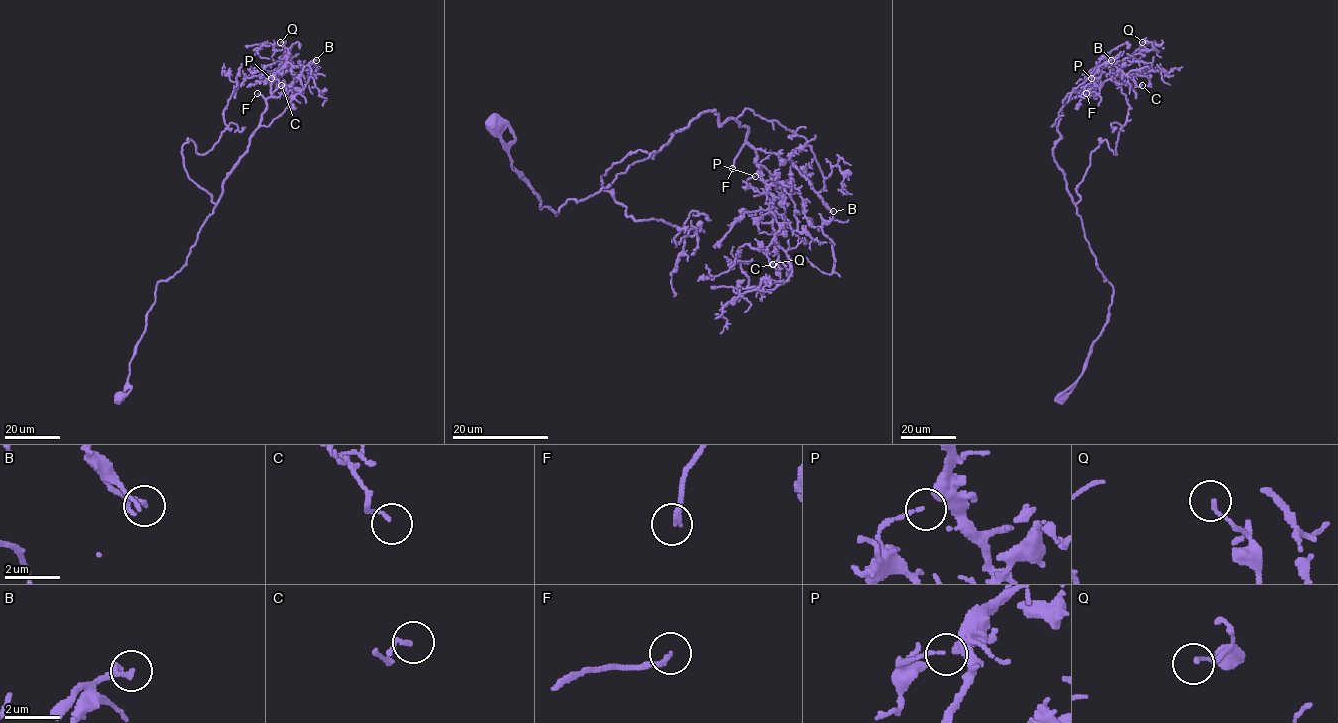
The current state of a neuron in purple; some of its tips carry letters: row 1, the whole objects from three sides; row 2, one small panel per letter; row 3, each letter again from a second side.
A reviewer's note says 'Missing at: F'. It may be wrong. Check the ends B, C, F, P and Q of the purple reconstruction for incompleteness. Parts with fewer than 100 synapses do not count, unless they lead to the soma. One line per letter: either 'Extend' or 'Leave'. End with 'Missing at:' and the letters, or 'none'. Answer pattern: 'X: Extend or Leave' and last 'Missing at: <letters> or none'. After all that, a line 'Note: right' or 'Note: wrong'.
B: Leave
C: Leave
F: Extend
P: Leave
Q: Leave
Missing at: F
Note: right

